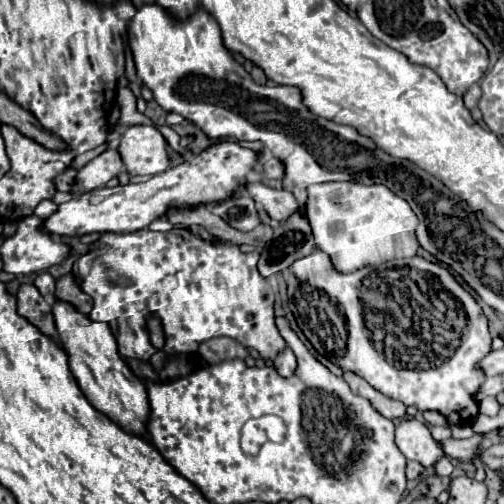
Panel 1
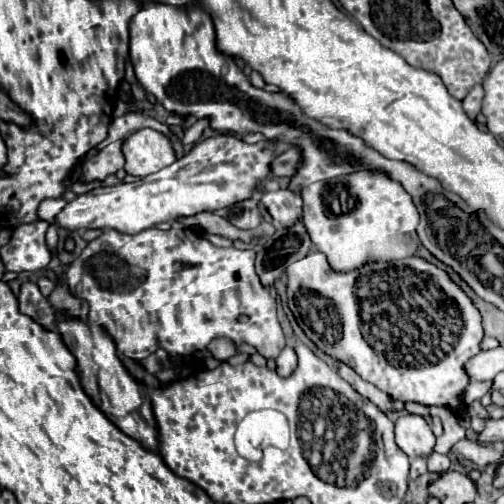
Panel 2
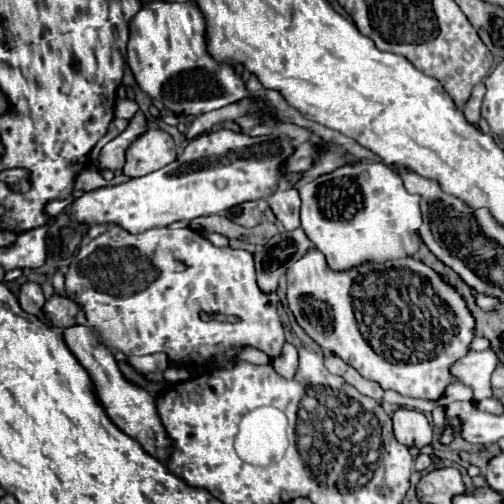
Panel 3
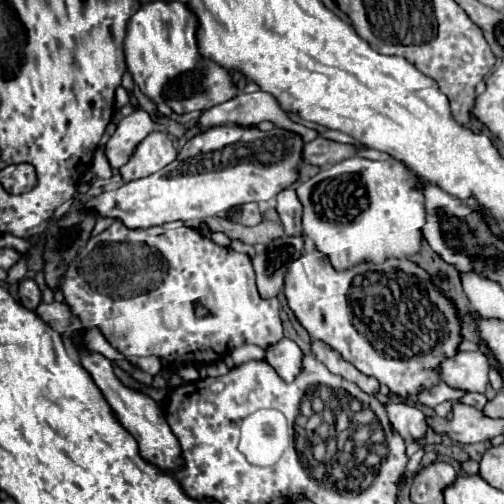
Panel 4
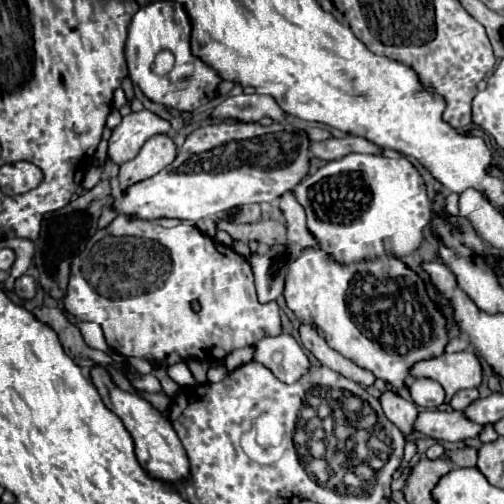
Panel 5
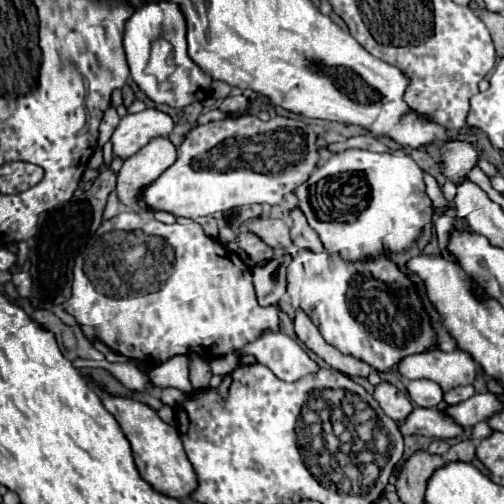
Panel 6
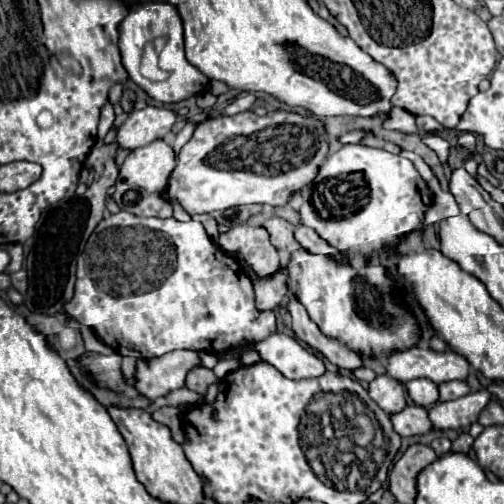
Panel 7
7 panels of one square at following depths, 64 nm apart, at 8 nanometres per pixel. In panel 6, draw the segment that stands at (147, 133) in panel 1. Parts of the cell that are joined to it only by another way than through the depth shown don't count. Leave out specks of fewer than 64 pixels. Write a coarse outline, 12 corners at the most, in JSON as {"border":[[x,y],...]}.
{"border":[[168,138],[150,140],[124,160],[118,172],[118,200],[138,214],[166,224],[170,212],[138,206],[150,186],[176,162]]}

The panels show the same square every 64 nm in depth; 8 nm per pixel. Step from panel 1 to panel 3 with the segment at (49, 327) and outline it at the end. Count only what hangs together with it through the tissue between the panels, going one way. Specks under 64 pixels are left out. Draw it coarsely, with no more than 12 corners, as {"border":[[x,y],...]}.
{"border":[[24,282],[18,300],[24,312],[40,316],[46,298],[40,284]]}

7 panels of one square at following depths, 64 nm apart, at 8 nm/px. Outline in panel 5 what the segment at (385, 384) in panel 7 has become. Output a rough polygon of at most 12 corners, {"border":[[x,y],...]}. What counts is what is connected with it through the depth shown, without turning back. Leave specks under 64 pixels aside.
{"border":[[394,390],[380,394],[380,404],[402,434],[412,434],[416,404]]}

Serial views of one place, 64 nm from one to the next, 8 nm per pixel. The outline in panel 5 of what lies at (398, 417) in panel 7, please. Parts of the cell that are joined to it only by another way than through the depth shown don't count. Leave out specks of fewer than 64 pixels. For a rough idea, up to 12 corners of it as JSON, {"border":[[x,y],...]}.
{"border":[[422,410],[414,432],[446,442],[476,438],[458,410]]}

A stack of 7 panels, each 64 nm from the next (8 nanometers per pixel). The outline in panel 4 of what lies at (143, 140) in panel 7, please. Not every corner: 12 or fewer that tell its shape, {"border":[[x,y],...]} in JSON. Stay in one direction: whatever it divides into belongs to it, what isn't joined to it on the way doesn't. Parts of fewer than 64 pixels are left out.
{"border":[[148,112],[122,118],[106,144],[112,168],[124,166],[156,128]]}

